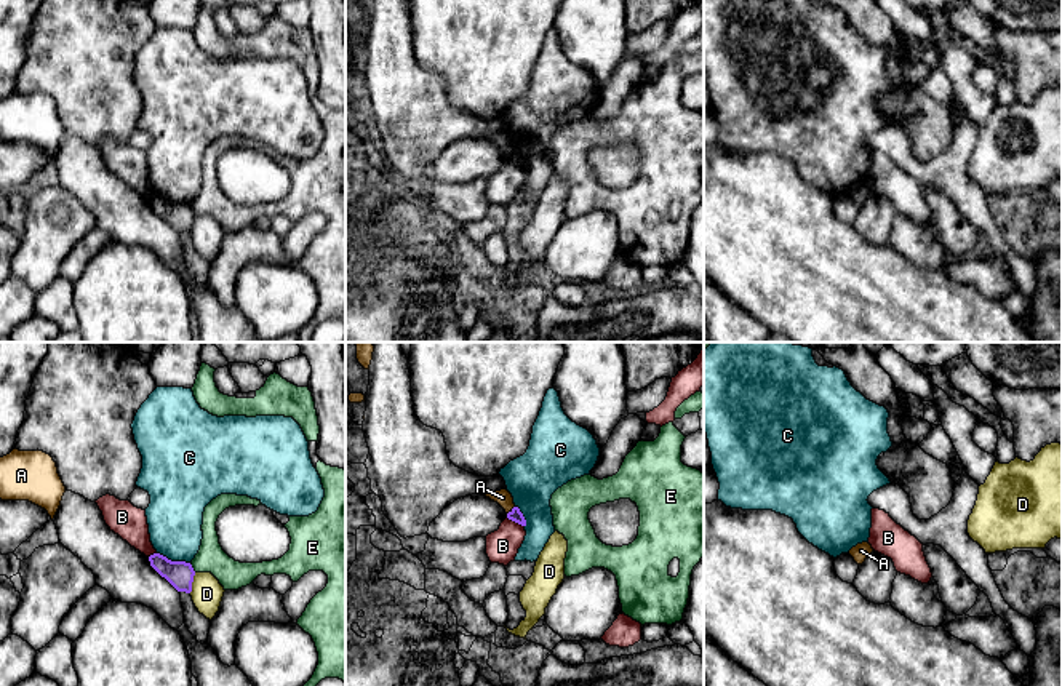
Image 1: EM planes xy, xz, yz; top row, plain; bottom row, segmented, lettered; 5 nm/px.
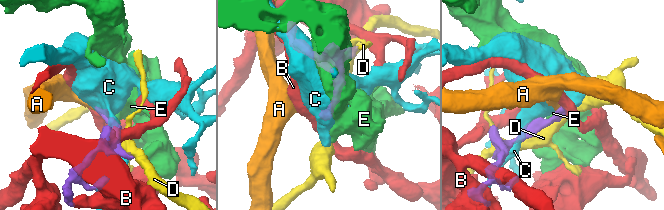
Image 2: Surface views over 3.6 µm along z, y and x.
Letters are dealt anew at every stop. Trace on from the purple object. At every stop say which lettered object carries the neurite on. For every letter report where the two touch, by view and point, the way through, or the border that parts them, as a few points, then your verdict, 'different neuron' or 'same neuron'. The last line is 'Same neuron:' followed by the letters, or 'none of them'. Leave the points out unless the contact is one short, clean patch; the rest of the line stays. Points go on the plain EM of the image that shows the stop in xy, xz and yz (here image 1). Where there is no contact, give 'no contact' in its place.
A: xz (512, 152) | along xz (514, 147), (507, 155) | different neuron
B: xz (515, 163) | along xz (507, 159), (523, 168) | different neuron
C: xy (173, 203) | different neuron
D: xy (191, 224) | different neuron
E: xy (192, 210) | along xy (189, 205), (195, 213) | different neuron
Same neuron: none of them

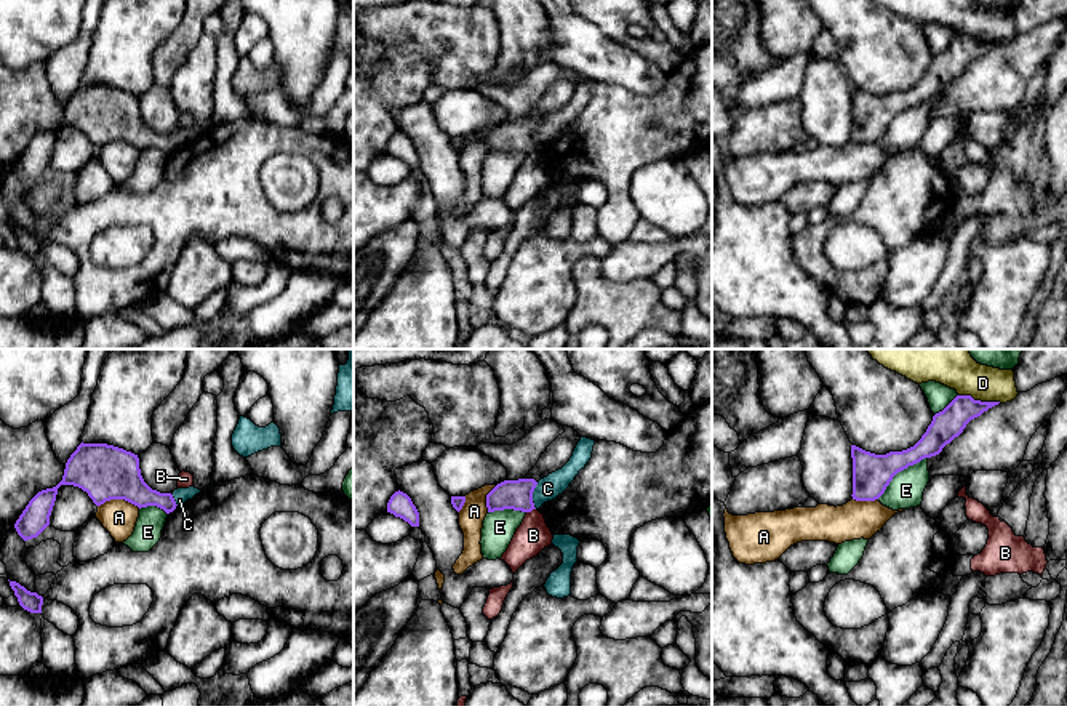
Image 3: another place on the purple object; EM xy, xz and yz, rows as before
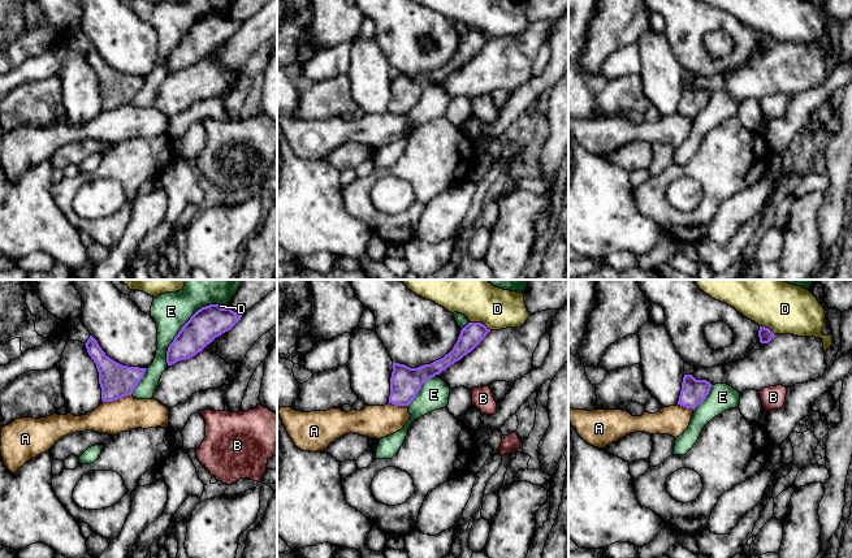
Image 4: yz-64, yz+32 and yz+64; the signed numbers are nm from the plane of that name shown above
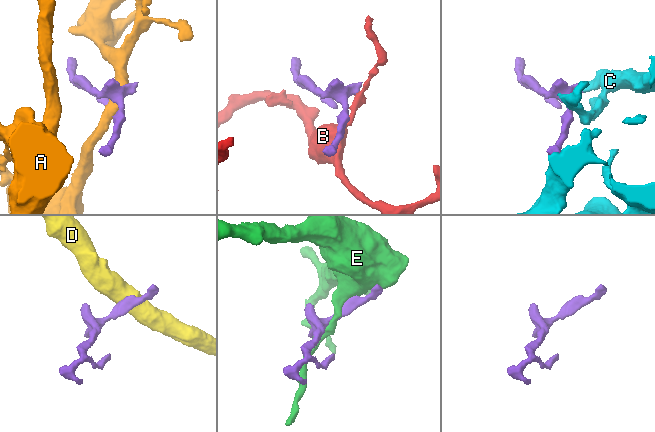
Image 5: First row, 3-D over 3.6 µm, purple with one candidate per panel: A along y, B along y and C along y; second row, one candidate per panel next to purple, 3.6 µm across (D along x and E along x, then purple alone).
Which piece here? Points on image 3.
A: xy (119, 140) | along xy (98, 146), (107, 141), (127, 141), (139, 149) | different neuron
B: xz (530, 152) | along xz (535, 149), (527, 154) | different neuron
C: xz (531, 136) | across xz (517, 136), (531, 136), (547, 130) | same neuron
D: yz (979, 42) | along yz (959, 36), (968, 36), (983, 44), (1000, 44) | different neuron
E: yz (899, 112) | different neuron
Same neuron: C

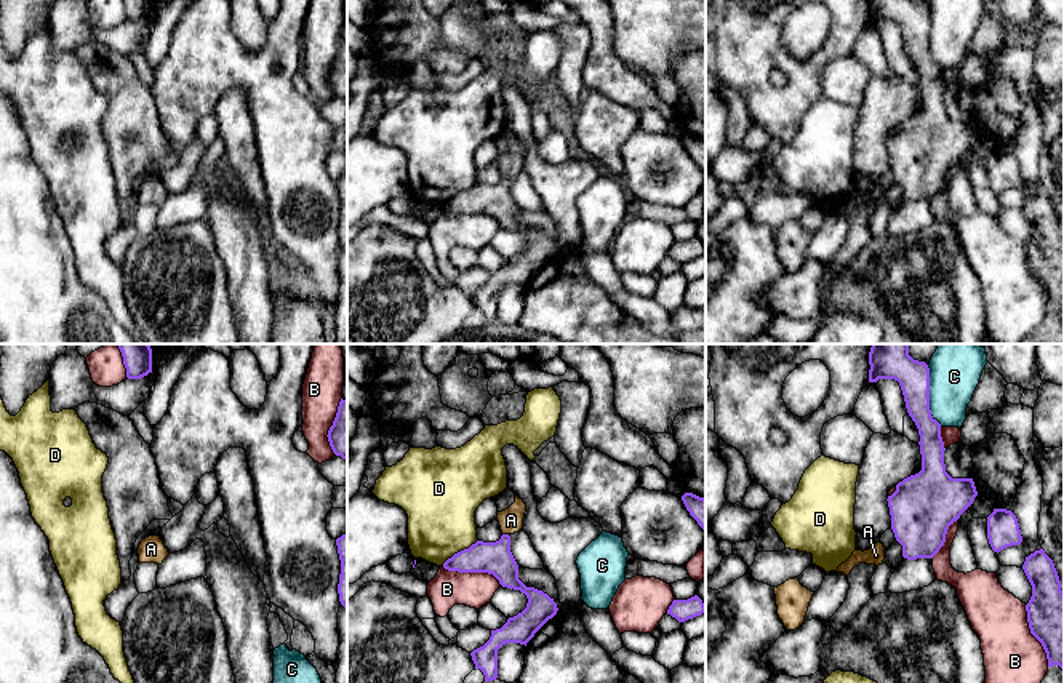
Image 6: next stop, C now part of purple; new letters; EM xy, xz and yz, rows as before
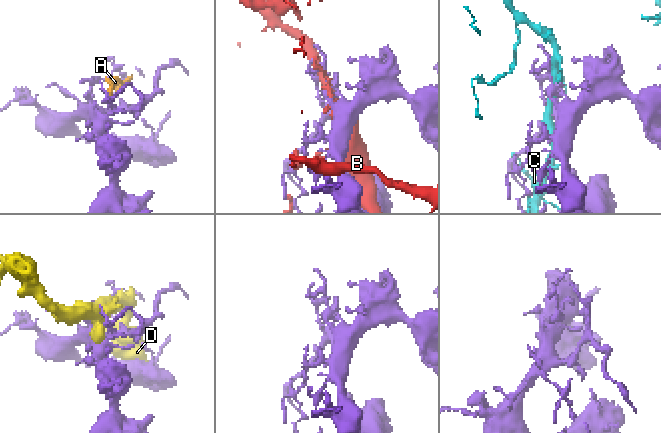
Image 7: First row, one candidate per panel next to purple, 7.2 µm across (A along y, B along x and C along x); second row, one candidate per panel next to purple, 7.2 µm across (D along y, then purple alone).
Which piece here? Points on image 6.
A: xz (506, 176) | across xz (496, 200), (506, 176), (511, 162) | same neuron
B: yz (1032, 275) | different neuron
C: yz (928, 37) | different neuron
D: xz (461, 192) | different neuron
Same neuron: A

